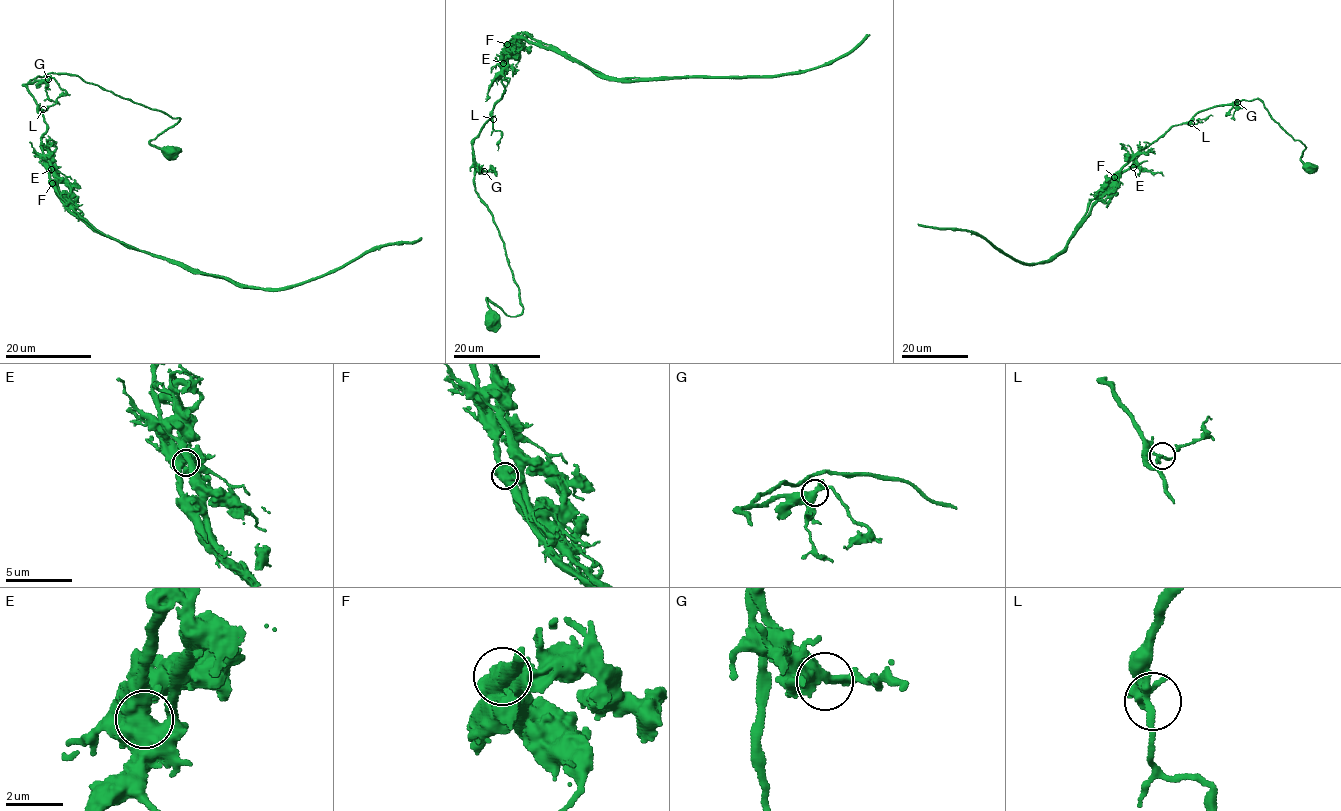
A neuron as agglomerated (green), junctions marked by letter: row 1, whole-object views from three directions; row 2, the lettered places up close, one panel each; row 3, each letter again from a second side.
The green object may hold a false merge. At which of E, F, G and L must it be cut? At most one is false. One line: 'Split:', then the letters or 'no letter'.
Split: F

